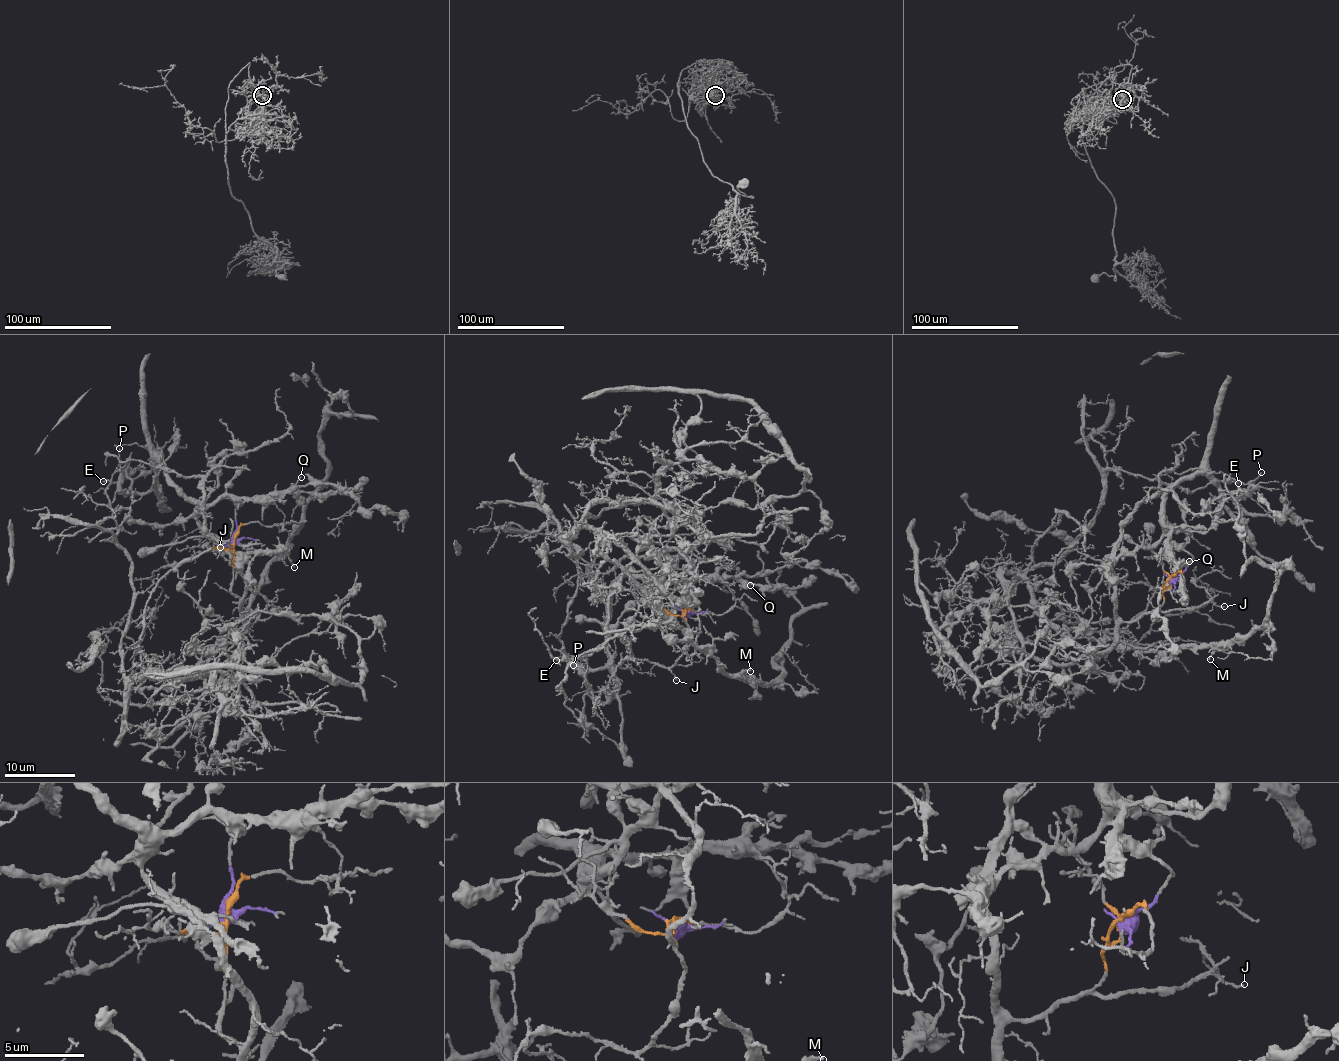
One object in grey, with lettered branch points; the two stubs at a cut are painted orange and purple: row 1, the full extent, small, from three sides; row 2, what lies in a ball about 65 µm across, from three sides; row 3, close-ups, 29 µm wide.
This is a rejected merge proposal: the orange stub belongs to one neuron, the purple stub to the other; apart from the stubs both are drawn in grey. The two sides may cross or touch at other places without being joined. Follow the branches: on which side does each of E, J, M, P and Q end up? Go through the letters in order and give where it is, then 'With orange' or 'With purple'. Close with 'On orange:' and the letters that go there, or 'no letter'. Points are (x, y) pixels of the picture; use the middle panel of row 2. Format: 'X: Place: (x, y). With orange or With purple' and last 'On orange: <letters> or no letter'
E: Place: (556, 660). With orange
J: Place: (676, 680). With orange
M: Place: (750, 671). With orange
P: Place: (573, 665). With purple
Q: Place: (750, 585). With purple
On orange: E, J, M

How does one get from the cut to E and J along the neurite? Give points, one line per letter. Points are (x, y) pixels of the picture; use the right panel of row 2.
E: (1169, 580), (1164, 602), (1098, 652), (1052, 626), (1020, 573), (1071, 546), (1109, 470), (1191, 491), (1238, 483)
J: (1169, 580), (1162, 593), (1164, 603), (1159, 609), (1160, 611), (1192, 609), (1212, 600), (1216, 605), (1225, 607)

